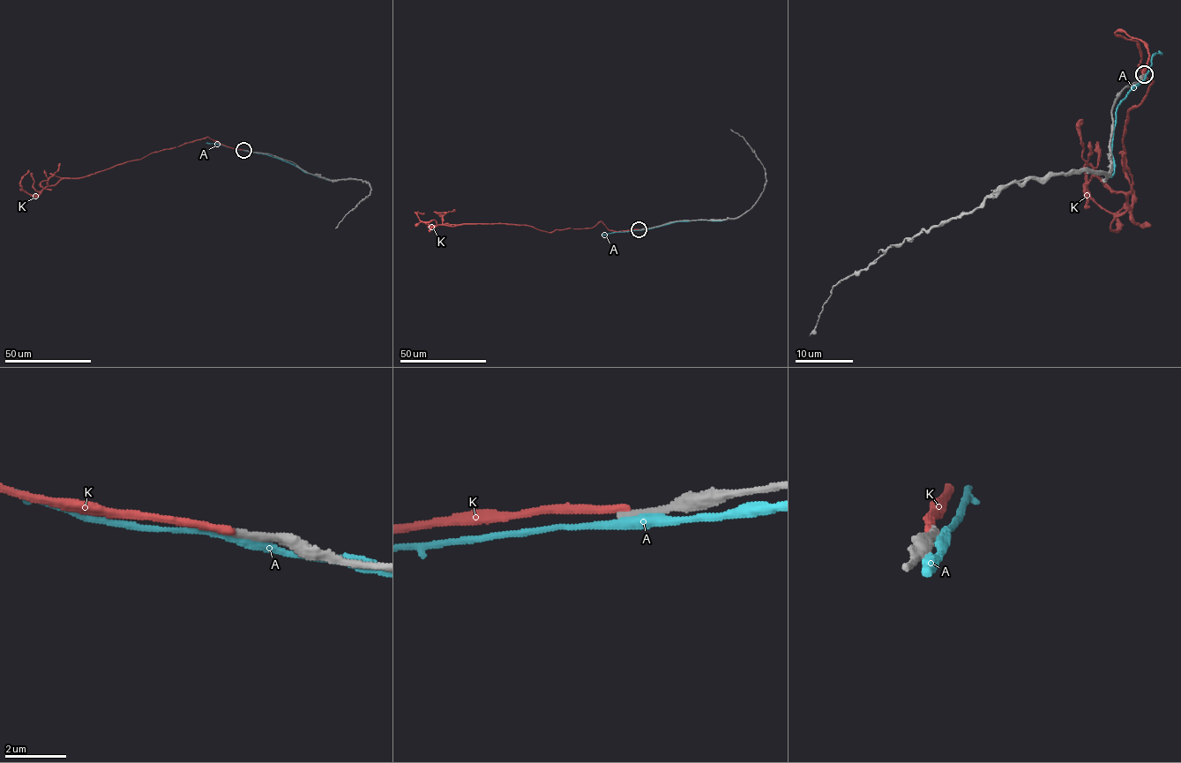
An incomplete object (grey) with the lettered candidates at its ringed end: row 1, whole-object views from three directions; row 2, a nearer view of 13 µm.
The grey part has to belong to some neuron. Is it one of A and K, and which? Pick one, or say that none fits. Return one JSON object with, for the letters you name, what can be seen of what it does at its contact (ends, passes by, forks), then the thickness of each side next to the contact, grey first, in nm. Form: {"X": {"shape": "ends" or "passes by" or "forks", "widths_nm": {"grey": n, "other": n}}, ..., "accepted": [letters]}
{"accepted": []}

